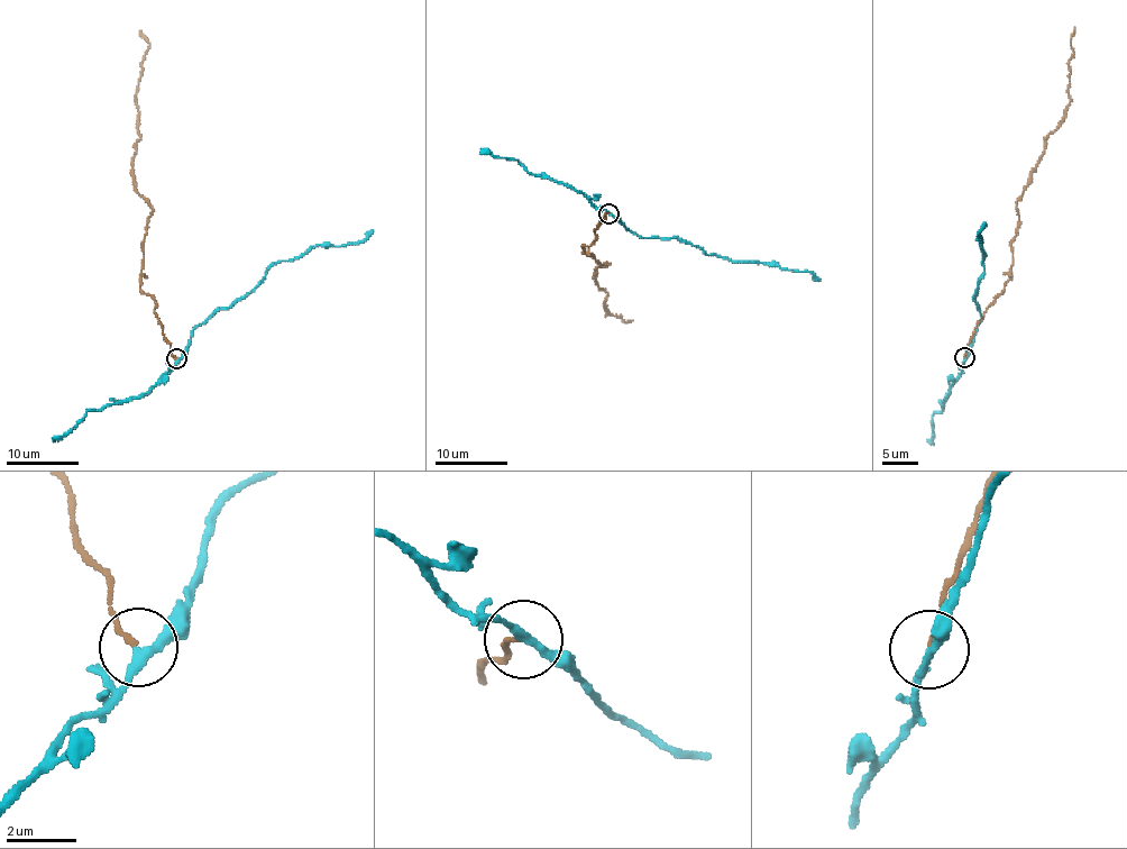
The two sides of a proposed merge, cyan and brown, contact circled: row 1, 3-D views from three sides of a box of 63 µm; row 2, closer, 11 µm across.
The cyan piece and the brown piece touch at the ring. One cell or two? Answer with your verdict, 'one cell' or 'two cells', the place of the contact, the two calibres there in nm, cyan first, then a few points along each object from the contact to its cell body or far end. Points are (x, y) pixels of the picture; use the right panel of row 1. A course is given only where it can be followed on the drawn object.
two cells; place (964, 357); calibres 240 and 140 nm; course cyan (964, 358), (979, 323), (973, 297), (982, 274), (983, 255), (979, 235), (985, 222); course brown (964, 356), (983, 311), (1011, 276), (1016, 206), (1043, 154), (1044, 140), (1070, 103), (1069, 60), (1074, 27)

